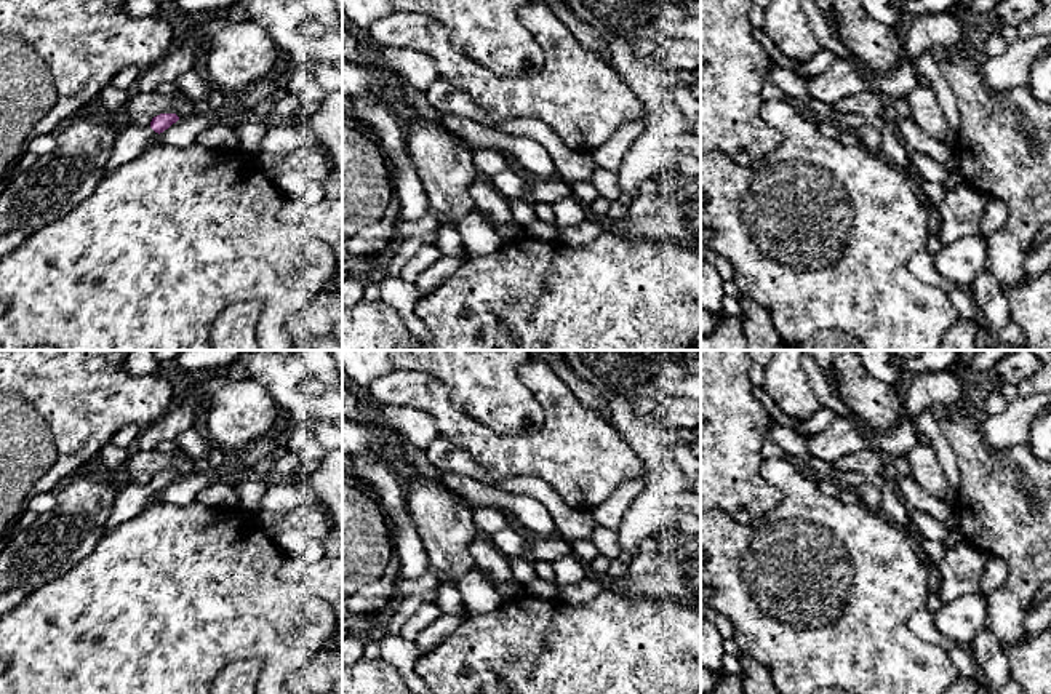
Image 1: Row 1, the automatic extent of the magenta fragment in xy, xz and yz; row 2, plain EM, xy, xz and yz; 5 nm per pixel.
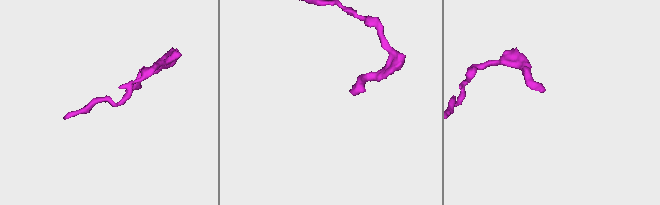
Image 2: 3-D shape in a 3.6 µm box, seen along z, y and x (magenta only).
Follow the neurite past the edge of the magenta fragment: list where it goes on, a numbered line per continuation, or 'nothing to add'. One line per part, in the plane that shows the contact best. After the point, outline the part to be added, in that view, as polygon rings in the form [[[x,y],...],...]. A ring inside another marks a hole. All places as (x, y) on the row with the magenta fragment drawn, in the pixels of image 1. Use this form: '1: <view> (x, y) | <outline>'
1: xy (131, 139) | [[[126,123],[118,128],[112,155],[106,165],[106,171],[114,171],[118,166],[131,162],[136,155],[146,150],[158,138],[150,126],[141,128],[136,123]]]

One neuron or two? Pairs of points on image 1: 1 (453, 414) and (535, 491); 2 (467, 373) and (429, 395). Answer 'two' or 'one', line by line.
1: two
2: two

